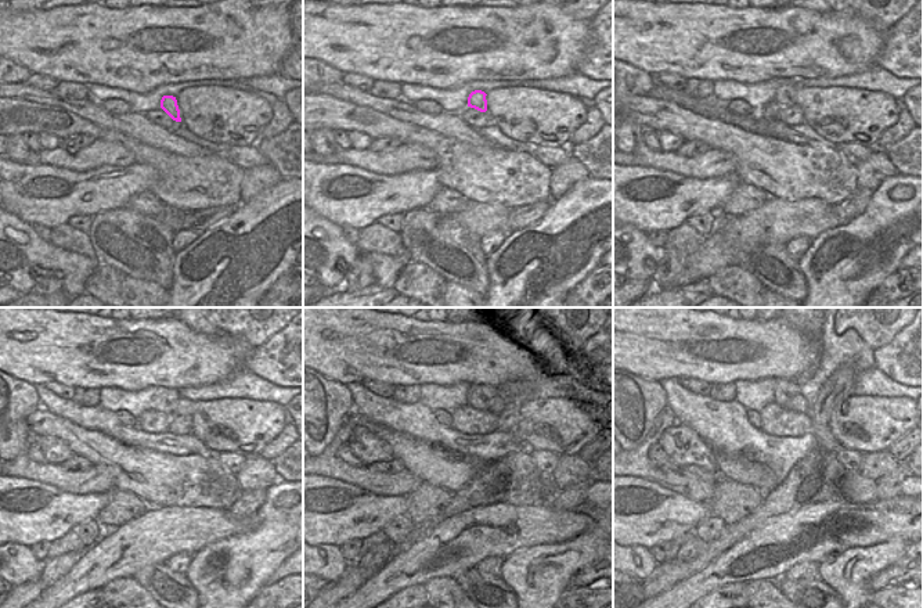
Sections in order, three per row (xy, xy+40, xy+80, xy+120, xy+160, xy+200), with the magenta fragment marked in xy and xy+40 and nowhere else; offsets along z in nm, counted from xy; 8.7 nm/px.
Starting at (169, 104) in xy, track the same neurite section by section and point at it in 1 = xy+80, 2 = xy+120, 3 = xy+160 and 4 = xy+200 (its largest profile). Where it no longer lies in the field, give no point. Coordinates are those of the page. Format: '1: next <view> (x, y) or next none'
1: next xy+80 (785, 96)
2: next xy+120 (166, 402)
3: next xy+160 (478, 396)
4: next xy+200 (785, 389)

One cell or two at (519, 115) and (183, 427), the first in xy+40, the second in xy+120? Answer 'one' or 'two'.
two

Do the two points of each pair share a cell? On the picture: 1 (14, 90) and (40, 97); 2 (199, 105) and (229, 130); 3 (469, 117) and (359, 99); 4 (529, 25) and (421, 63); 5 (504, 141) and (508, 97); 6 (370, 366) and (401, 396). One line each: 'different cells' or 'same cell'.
1: same cell
2: same cell
3: different cells
4: same cell
5: different cells
6: different cells

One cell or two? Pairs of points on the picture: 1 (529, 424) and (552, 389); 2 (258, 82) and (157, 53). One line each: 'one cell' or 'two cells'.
1: two cells
2: two cells

